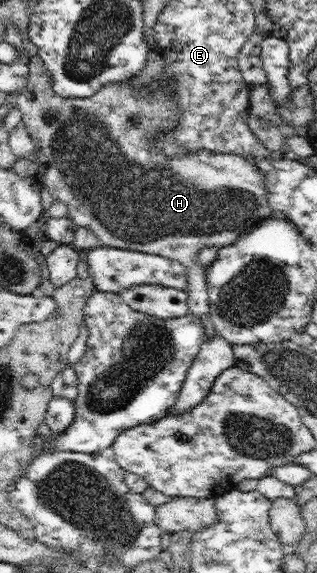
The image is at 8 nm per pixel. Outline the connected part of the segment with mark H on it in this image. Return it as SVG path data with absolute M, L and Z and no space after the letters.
M157 50L148 52L146 65L139 76L133 76L127 82L107 84L97 94L85 99L59 97L53 91L47 67L38 54L28 60L28 72L29 82L17 93L16 108L23 115L22 122L37 150L37 182L45 186L54 199L67 206L67 217L75 227L85 227L94 232L98 244L159 254L186 266L188 281L184 290L188 312L203 321L205 341L211 340L216 332L208 316L206 267L197 263L197 254L207 247L231 246L241 234L272 216L272 209L267 204L265 175L239 154L213 154L200 149L180 158L169 158L157 151L159 145L155 138L161 138L164 132L175 128L179 122L177 98L169 89L173 79L165 87L147 93L149 82L165 76L163 55Z

